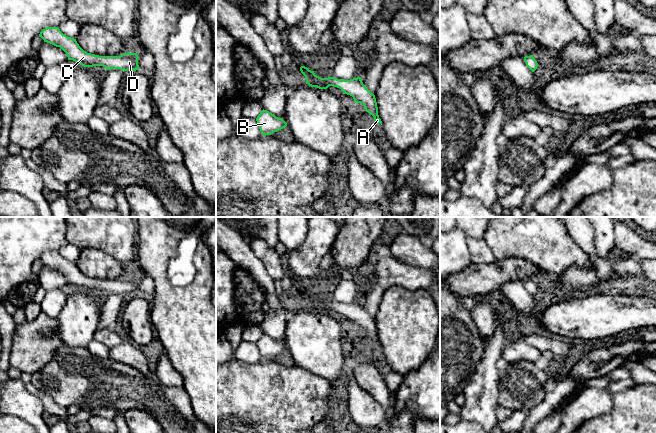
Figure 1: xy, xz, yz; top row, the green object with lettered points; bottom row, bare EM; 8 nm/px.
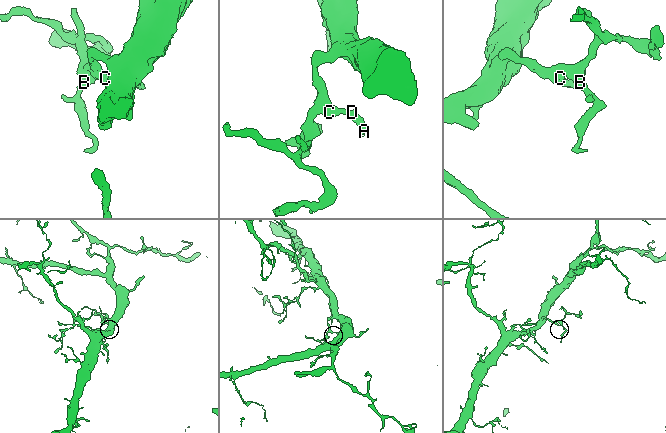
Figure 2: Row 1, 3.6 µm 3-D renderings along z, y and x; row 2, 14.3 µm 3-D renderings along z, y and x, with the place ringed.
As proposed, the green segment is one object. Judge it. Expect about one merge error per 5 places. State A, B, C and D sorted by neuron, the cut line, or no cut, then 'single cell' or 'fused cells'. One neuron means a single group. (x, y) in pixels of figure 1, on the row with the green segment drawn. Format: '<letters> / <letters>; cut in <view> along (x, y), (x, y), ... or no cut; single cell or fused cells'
A B C D; no cut; single cell

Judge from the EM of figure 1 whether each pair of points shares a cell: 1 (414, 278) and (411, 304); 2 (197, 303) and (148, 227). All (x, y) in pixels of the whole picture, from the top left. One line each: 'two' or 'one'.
1: two
2: one

